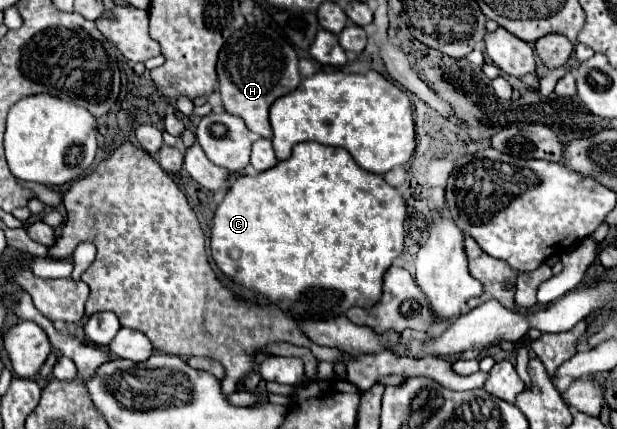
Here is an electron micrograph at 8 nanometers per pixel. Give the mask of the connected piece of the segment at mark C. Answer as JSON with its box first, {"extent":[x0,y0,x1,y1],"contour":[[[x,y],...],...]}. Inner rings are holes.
{"extent":[211,142,407,318],"contour":[[[301,142],[293,146],[293,152],[285,162],[277,162],[273,168],[259,172],[257,176],[239,176],[235,180],[235,184],[229,188],[223,202],[215,210],[213,230],[211,230],[211,254],[213,254],[215,264],[221,268],[225,276],[233,276],[235,282],[243,284],[245,288],[251,288],[259,296],[265,296],[269,304],[283,310],[285,314],[293,318],[331,318],[331,316],[345,314],[351,306],[369,308],[379,300],[381,286],[383,286],[383,274],[403,250],[405,216],[407,216],[407,206],[401,194],[395,188],[387,186],[383,176],[367,172],[361,166],[357,166],[351,154],[345,152],[343,148],[333,148],[333,146],[325,146],[319,142]]]}

